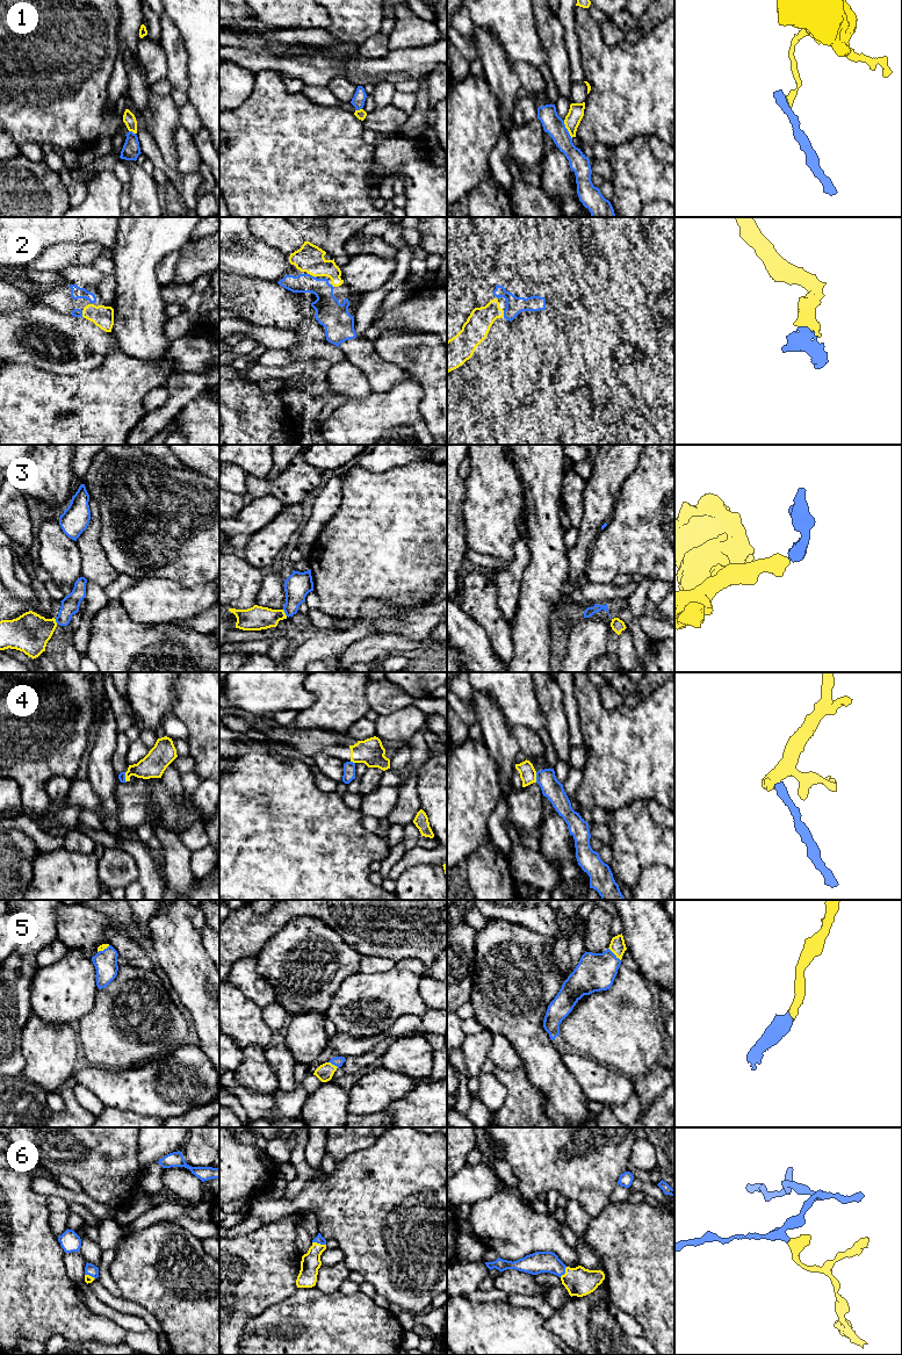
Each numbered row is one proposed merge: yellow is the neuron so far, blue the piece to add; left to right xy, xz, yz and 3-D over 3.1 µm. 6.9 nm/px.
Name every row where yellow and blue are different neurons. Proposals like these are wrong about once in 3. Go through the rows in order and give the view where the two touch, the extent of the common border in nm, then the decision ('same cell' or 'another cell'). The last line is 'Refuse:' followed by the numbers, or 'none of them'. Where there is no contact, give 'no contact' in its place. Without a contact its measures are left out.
1: yz | 140 nm | another cell
2: xz | 70 nm | same cell
3: xz | 60 nm | same cell
4: yz | 70 nm | another cell
5: yz | 130 nm | same cell
6: xz | 100 nm | same cell
Refuse: 1, 4

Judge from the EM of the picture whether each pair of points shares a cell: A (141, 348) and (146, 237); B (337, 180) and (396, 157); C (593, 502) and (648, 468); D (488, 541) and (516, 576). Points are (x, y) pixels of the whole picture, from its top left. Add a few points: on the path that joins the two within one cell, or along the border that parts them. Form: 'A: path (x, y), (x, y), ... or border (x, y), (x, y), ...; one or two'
A: path (139, 321), (138, 265); one
B: border (375, 145), (374, 165), (370, 170), (373, 185); two
C: border (637, 460), (634, 471), (623, 482), (613, 509); two
D: border (518, 535), (513, 547), (513, 556), (507, 561); two

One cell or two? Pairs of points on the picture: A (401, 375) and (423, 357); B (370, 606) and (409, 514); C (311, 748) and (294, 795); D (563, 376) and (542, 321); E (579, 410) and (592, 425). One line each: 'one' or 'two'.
A: two
B: two
C: two
D: two
E: two

